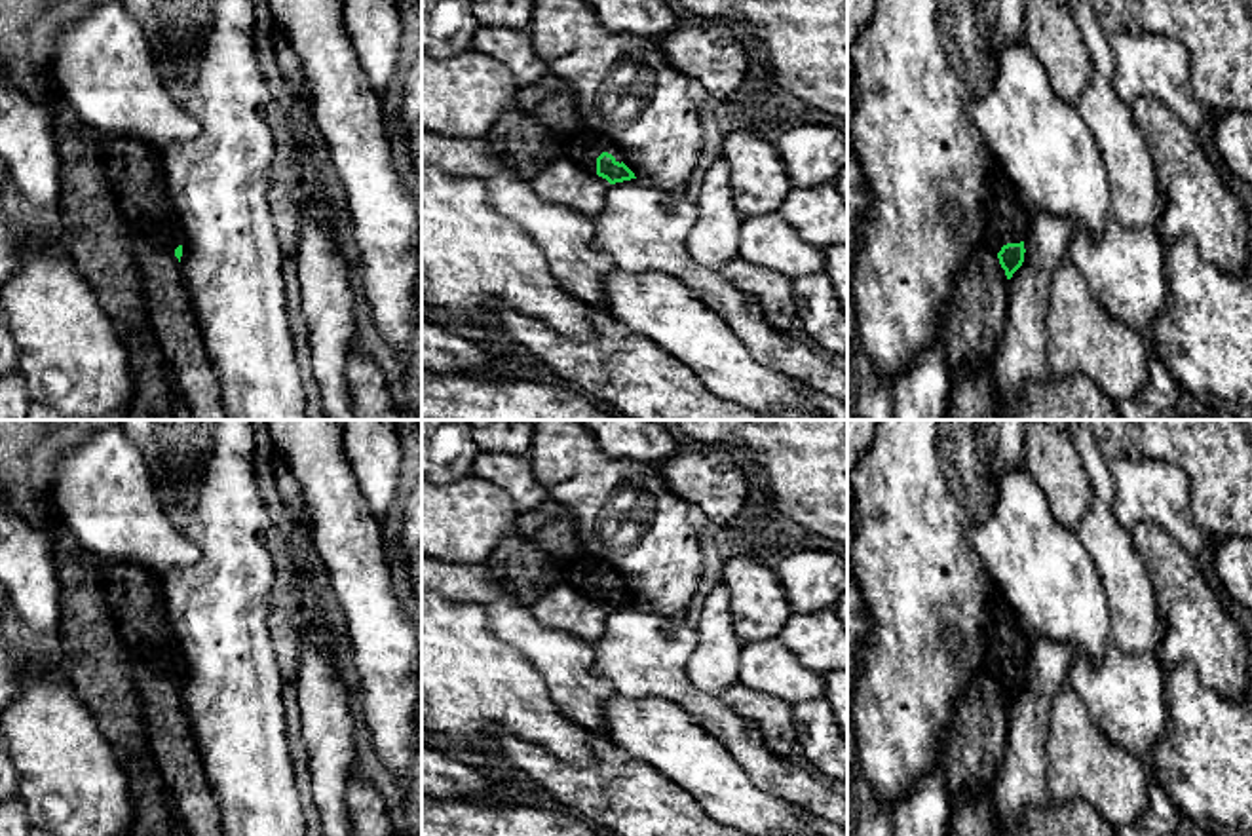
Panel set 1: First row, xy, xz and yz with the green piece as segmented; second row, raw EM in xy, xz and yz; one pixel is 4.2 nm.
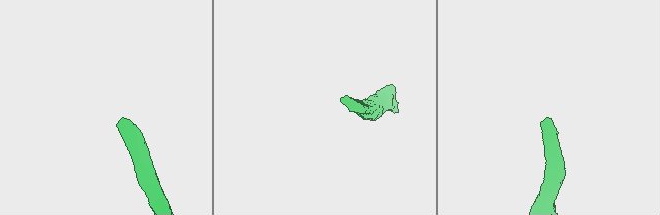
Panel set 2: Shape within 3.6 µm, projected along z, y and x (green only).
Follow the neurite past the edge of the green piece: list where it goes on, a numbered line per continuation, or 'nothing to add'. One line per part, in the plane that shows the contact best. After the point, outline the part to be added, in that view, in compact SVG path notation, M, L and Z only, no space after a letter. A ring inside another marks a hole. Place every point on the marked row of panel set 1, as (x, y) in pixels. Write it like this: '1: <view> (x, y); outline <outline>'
1: xz (582, 147); outline M581 127L570 135L560 137L562 158L576 163L579 169L597 175L597 158L608 152L616 162L623 162L616 146L600 133Z

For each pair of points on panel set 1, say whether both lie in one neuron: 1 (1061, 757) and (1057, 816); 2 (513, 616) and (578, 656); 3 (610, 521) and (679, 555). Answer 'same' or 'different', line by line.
1: different
2: same
3: same

